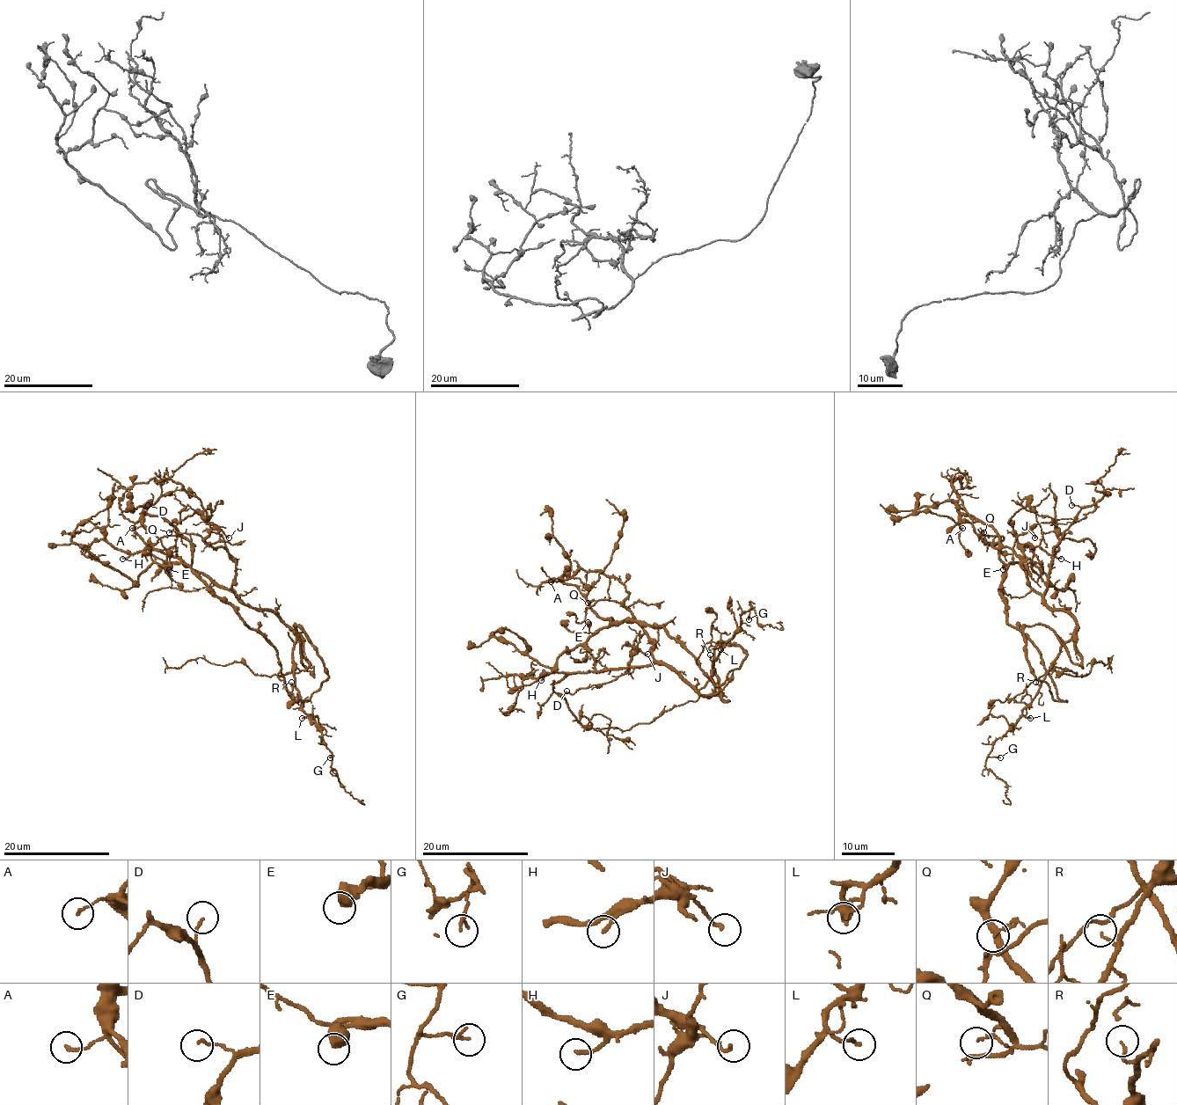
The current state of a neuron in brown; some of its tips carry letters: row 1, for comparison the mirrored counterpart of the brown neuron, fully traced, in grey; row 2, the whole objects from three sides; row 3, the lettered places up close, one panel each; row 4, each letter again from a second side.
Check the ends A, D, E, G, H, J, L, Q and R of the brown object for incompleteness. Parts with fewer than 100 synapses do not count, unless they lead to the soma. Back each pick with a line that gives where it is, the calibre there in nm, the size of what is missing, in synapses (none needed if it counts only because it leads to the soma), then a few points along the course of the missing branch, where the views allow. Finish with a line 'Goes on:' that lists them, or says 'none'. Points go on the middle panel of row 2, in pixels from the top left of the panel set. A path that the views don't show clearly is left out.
Goes on: none

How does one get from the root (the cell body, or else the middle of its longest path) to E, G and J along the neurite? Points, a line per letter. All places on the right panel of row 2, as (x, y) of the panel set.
E: (1025, 703), (1022, 691), (1045, 673), (1045, 665), (1040, 650), (1008, 622), (1003, 573), (1013, 564), (1003, 569)
G: (1025, 703), (1017, 722), (995, 742), (988, 755), (1000, 757)
J: (1025, 703), (1076, 632), (1069, 614), (1049, 608), (1030, 587), (1013, 548), (1019, 535), (1030, 530), (1034, 537)

